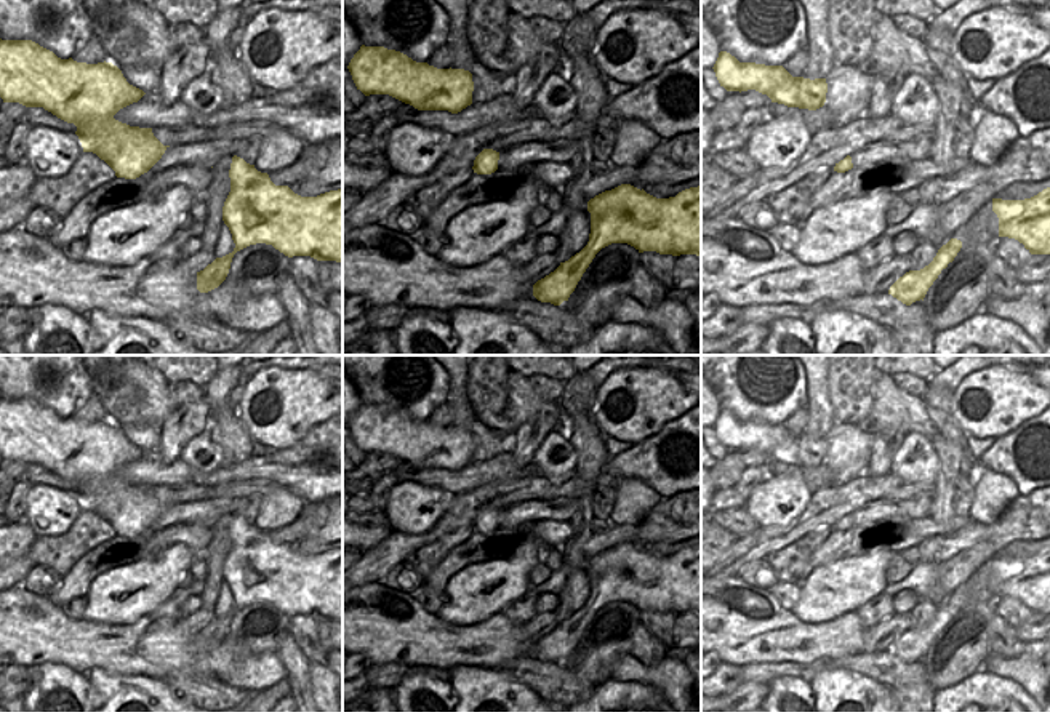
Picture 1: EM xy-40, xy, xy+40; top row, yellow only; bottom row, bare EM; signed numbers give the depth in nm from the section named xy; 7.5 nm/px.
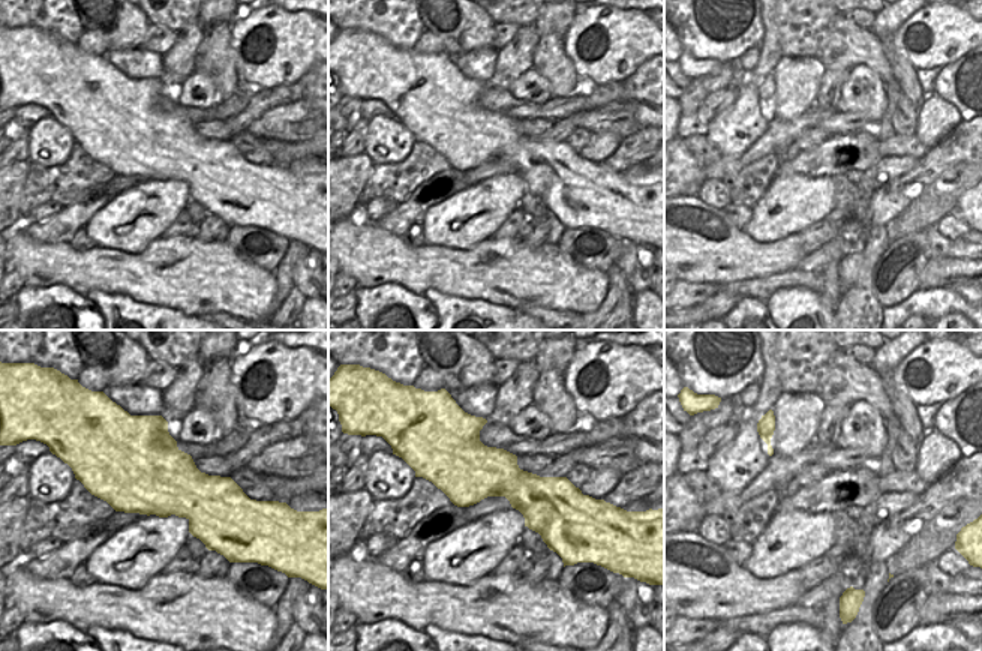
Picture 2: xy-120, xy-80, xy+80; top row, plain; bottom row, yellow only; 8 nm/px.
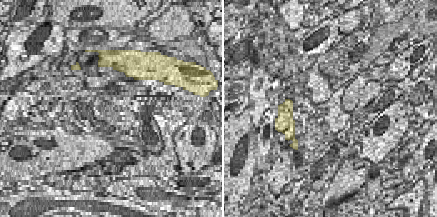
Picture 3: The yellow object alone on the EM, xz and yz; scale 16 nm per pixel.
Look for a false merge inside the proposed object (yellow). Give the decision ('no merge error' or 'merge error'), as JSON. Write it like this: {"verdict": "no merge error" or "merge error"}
{"verdict": "no merge error"}

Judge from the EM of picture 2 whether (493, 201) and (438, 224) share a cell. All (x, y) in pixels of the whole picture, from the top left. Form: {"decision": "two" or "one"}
{"decision": "one"}

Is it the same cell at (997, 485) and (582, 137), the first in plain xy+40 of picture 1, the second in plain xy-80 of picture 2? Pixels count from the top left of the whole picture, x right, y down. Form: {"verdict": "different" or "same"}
{"verdict": "different"}

